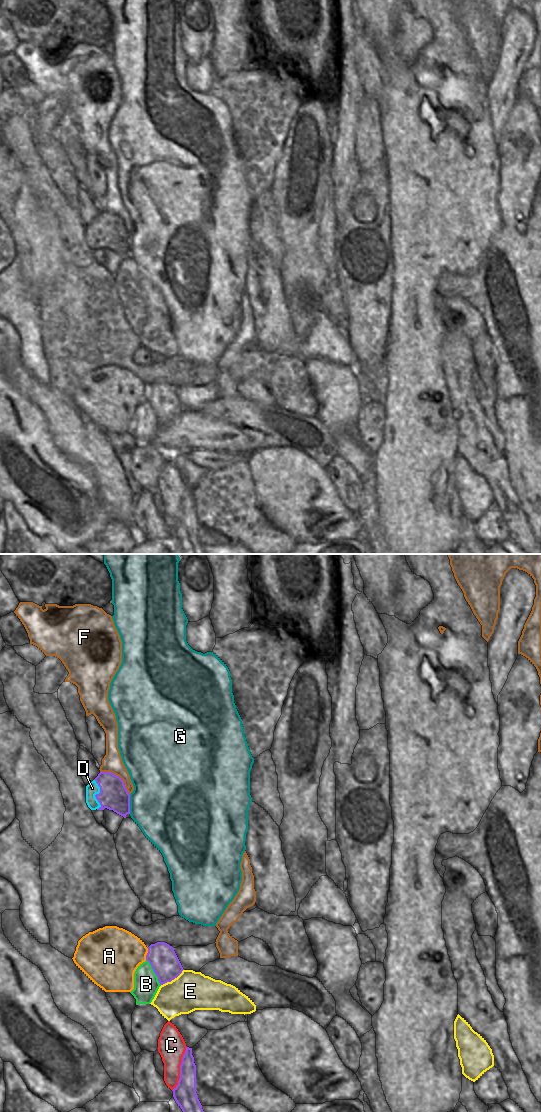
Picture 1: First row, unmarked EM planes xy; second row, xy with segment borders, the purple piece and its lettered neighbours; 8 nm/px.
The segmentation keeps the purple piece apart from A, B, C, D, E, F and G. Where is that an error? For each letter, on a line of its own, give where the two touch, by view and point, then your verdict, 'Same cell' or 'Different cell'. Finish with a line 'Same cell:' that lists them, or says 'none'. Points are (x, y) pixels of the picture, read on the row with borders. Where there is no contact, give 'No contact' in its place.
A: Touches purple at xy (147, 954). Different cell
B: Touches purple at xy (154, 972). Different cell
C: Touches purple at xy (180, 1068). Different cell
D: Touches purple at xy (96, 794). Different cell
E: Touches purple at xy (172, 979). Different cell
F: Touches purple at xy (118, 776). Different cell
G: Touches purple at xy (129, 804). Different cell
Same cell: none

